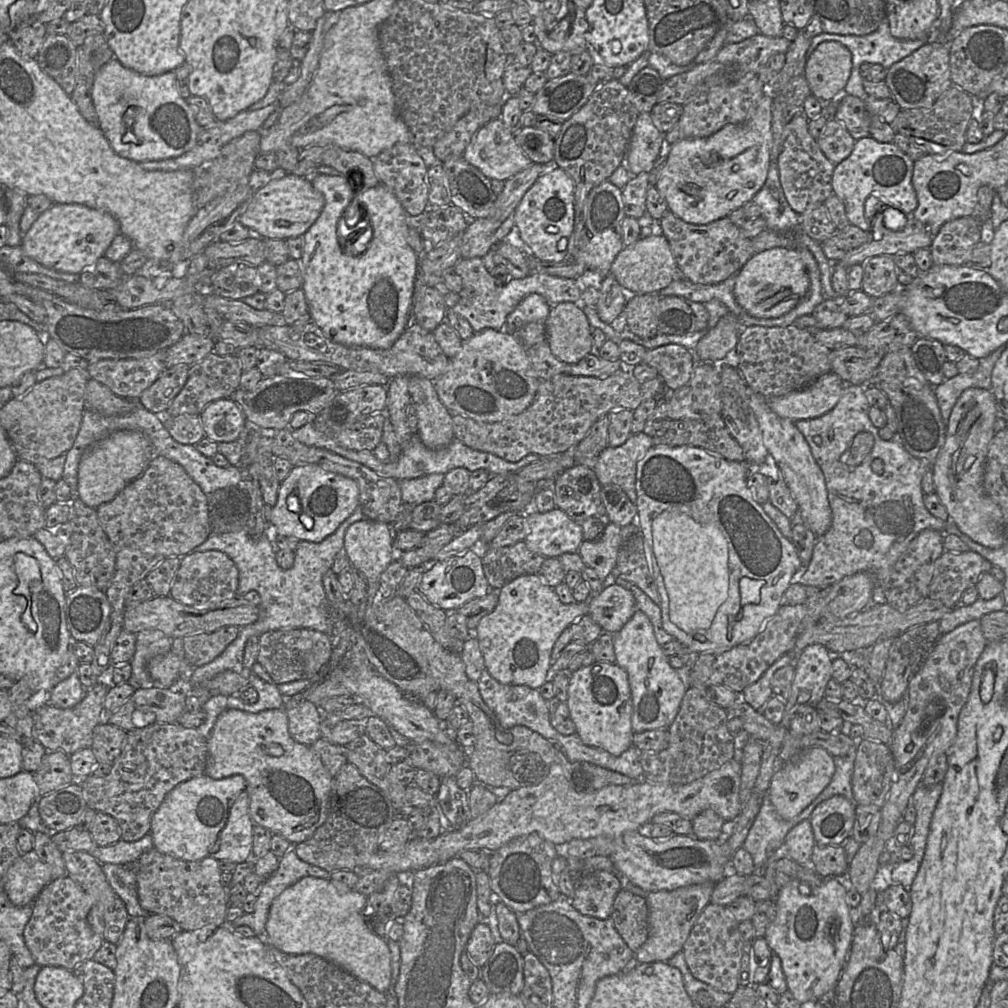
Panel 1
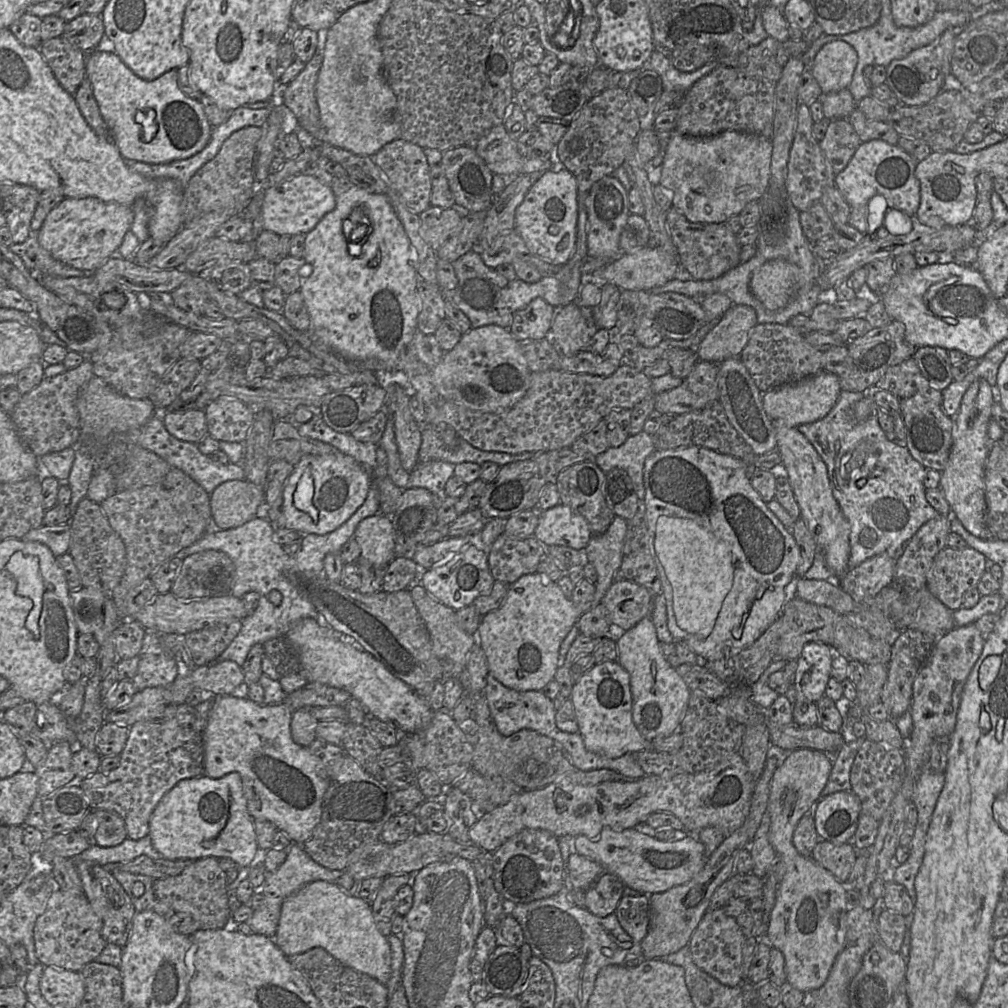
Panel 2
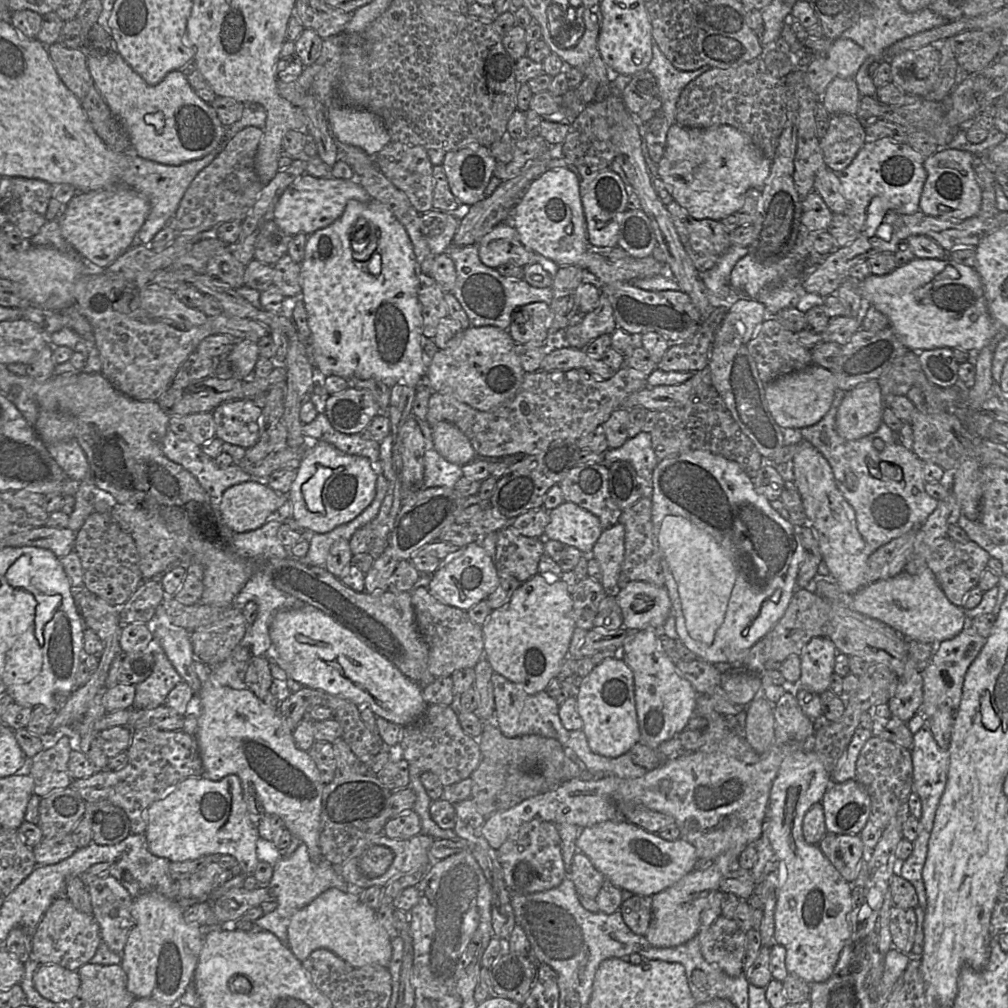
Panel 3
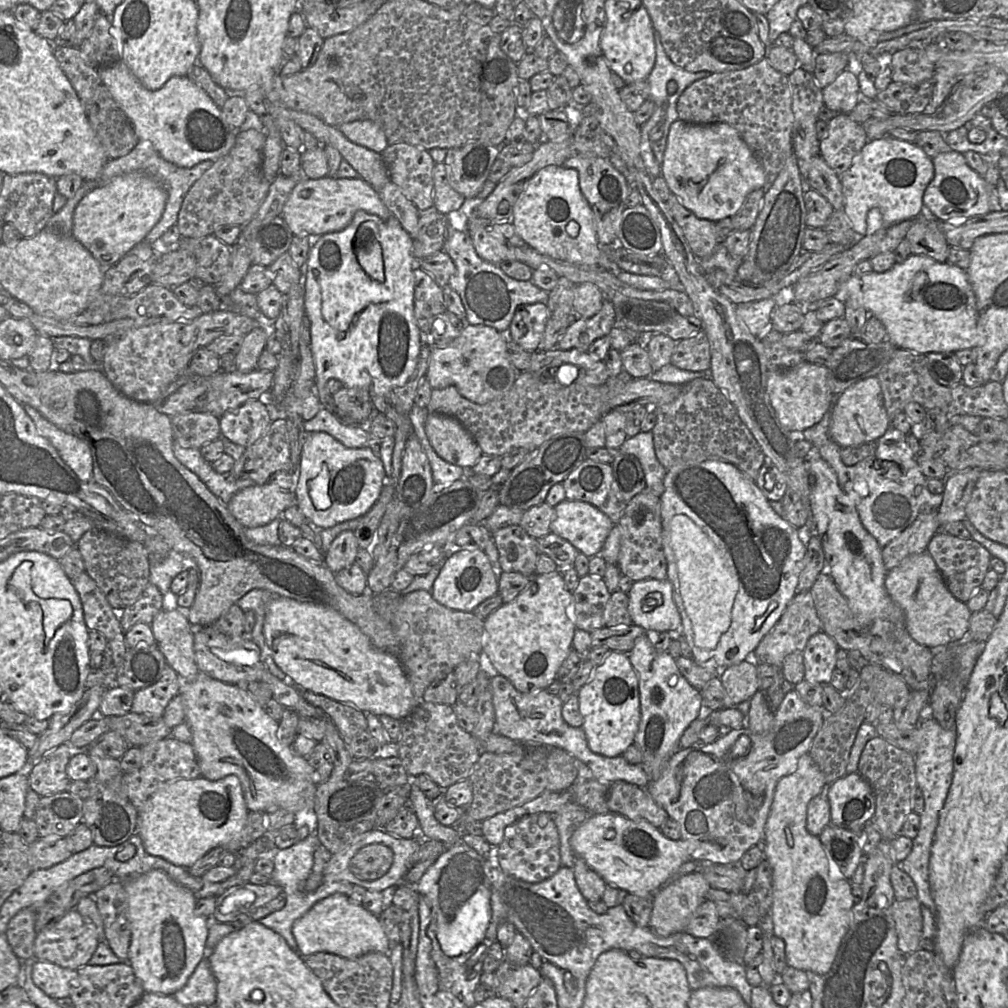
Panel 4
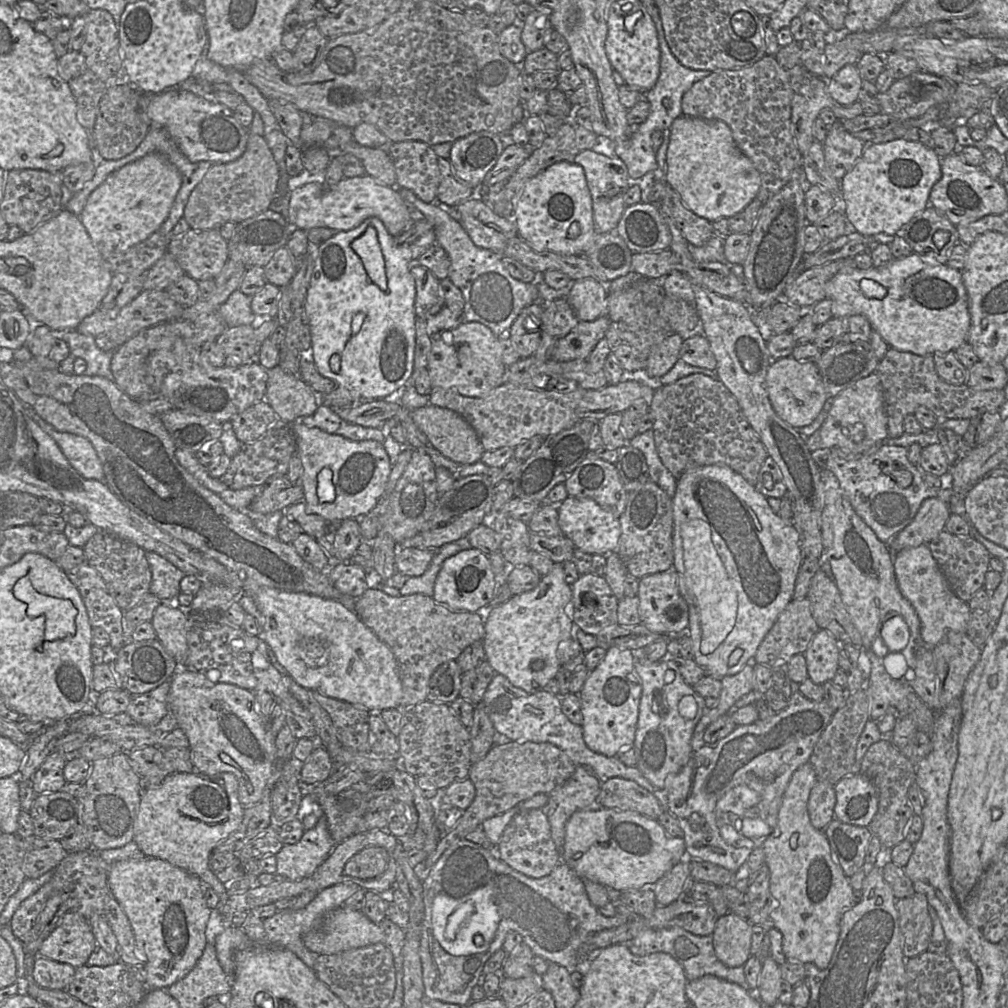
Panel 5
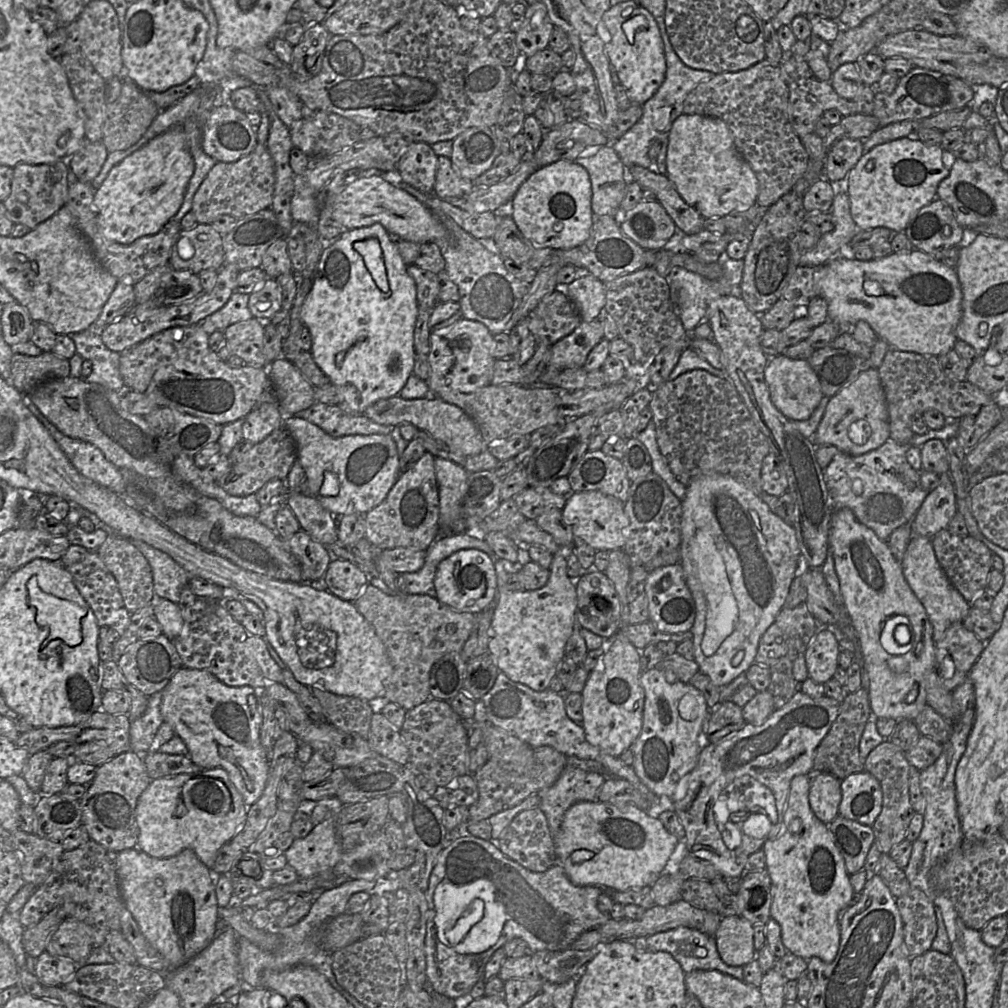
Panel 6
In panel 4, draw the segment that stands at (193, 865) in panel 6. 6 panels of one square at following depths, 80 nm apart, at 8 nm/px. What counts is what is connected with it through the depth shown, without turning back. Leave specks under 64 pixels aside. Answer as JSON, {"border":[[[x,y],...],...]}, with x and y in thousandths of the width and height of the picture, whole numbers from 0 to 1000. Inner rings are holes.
{"border":[[[149,863],[121,878],[126,888],[130,924],[125,954],[131,959],[144,985],[172,987],[185,976],[194,958],[203,949],[206,929],[205,911],[193,907],[195,892],[190,884],[173,874],[162,863]]]}

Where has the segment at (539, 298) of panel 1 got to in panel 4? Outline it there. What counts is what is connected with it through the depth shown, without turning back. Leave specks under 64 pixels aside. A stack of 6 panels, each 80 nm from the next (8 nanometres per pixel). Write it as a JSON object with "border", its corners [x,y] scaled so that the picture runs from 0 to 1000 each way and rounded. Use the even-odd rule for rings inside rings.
{"border":[[[540,301],[516,304],[506,320],[503,329],[504,336],[510,338],[522,348],[534,348],[543,315],[544,306]]]}

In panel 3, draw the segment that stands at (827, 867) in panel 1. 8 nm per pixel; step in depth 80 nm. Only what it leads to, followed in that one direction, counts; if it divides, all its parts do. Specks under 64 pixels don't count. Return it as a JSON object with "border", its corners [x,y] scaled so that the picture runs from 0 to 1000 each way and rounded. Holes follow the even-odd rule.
{"border":[[[819,826],[813,841],[840,875],[850,870],[850,857],[856,848],[856,836],[851,828]]]}

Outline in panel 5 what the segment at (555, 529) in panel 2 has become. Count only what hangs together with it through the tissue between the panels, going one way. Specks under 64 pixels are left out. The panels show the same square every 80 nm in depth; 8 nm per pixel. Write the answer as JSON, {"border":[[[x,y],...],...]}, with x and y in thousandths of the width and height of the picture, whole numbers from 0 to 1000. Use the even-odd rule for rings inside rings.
{"border":[[[563,492],[554,503],[554,520],[560,532],[583,550],[605,551],[611,548],[616,524],[614,514],[585,494]]]}

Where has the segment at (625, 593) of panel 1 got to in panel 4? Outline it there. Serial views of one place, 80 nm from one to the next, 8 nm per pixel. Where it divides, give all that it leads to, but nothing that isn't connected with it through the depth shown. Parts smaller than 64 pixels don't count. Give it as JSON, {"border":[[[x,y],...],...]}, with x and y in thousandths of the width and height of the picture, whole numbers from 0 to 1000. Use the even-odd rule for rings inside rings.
{"border":[[[663,574],[630,576],[622,590],[629,620],[653,628],[677,622],[676,610],[668,594],[668,581]]]}

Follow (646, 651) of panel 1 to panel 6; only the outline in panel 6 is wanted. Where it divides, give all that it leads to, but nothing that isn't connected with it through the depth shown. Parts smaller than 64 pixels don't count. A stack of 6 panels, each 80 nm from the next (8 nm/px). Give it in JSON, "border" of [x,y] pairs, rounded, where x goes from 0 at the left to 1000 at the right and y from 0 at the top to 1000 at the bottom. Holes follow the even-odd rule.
{"border":[[[652,662],[637,667],[635,677],[640,689],[638,718],[634,730],[624,742],[629,751],[627,761],[637,777],[652,791],[660,789],[667,794],[672,776],[690,761],[695,743],[703,738],[699,716],[705,704],[694,686],[675,675],[662,678],[659,666]]]}

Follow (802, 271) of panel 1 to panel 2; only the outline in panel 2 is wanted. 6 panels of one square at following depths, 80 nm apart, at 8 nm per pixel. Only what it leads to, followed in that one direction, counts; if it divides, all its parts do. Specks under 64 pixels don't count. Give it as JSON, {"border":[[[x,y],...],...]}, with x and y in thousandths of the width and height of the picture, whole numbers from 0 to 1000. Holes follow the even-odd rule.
{"border":[[[769,257],[746,271],[743,285],[759,306],[768,309],[782,301],[790,280],[791,266],[778,257]]]}

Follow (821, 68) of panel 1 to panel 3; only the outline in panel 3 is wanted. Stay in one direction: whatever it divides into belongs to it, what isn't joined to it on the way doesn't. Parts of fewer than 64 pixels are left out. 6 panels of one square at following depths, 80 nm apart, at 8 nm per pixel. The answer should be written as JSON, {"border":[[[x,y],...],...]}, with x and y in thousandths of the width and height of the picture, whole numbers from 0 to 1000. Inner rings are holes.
{"border":[[[832,38],[825,42],[818,56],[828,63],[829,76],[847,77],[861,53],[845,40]]]}

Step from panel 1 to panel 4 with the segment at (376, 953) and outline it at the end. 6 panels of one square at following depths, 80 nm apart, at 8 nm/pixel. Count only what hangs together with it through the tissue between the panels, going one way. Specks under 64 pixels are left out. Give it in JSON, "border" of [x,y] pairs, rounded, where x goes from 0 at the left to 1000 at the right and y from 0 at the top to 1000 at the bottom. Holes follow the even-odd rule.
{"border":[[[338,886],[329,887],[313,895],[291,916],[290,927],[296,945],[301,950],[315,944],[324,944],[343,951],[351,951],[367,944],[387,944],[387,936],[375,911]]]}

